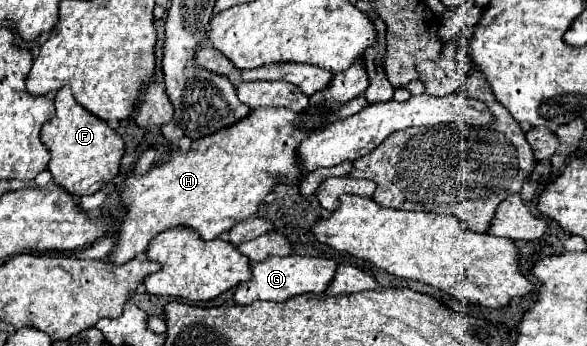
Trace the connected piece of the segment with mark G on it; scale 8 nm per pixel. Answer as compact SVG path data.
M290 254L290 256L272 256L266 258L258 264L252 264L252 278L248 282L238 284L236 292L234 292L234 304L238 306L246 306L252 304L256 300L272 300L272 302L284 302L292 296L298 294L322 294L326 290L326 286L330 284L330 280L336 274L336 262L330 258L314 258L314 256L298 256L298 254Z

